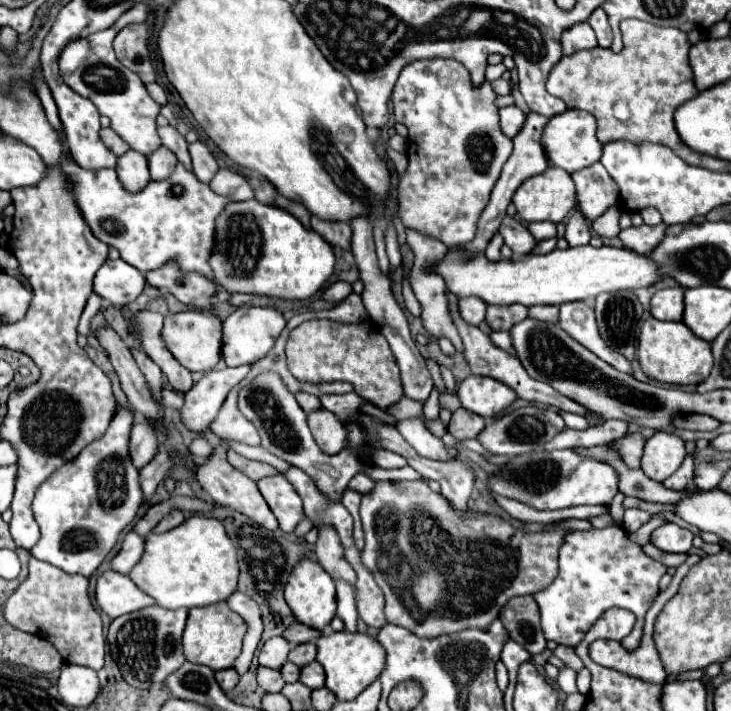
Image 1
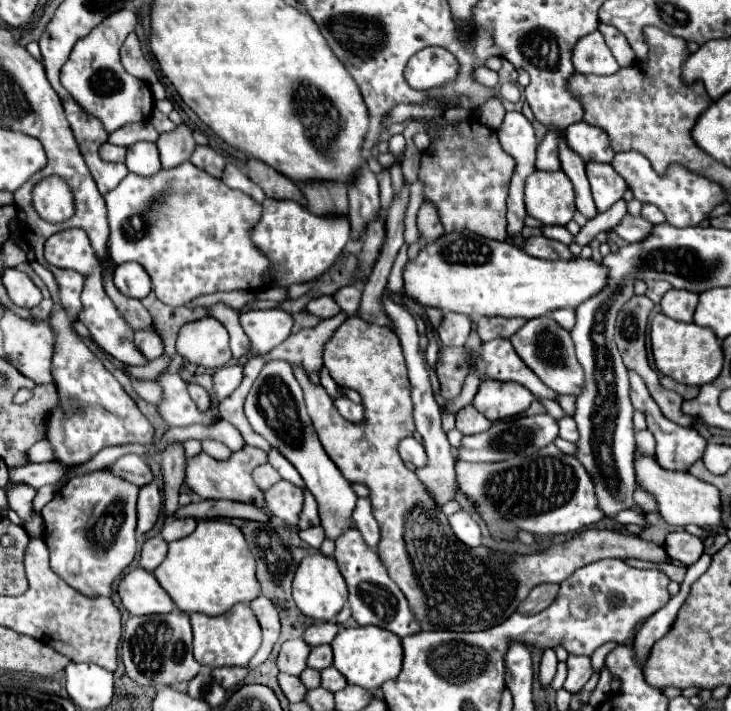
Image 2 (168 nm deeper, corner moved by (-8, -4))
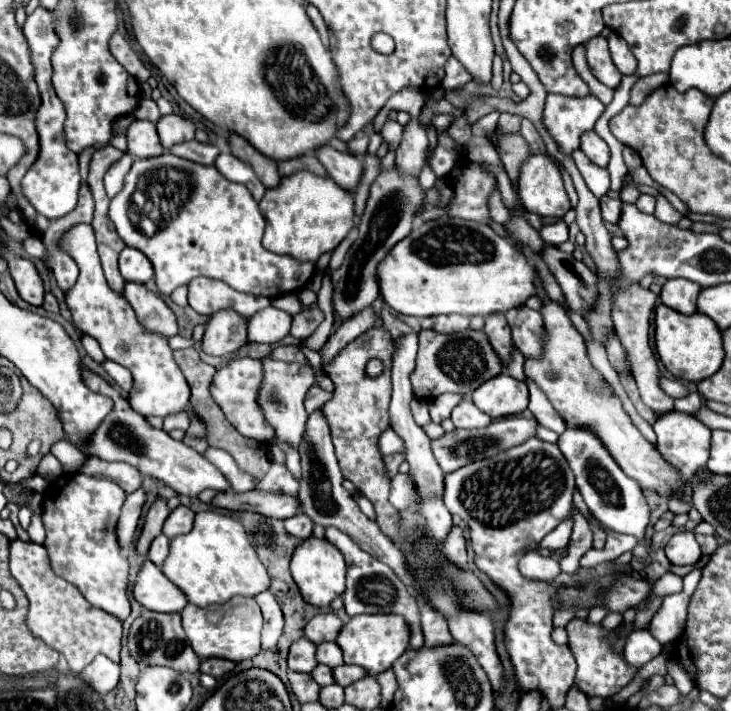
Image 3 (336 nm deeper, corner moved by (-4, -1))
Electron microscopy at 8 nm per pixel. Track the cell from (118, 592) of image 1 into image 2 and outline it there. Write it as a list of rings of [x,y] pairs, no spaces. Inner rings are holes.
[[[134,569],[120,579],[118,597],[130,615],[170,613],[174,609],[168,593],[158,585],[154,575],[144,569]]]

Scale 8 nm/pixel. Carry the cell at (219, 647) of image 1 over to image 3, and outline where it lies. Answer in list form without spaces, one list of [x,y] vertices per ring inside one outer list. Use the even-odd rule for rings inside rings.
[[[234,596],[222,606],[208,606],[208,608],[188,604],[180,614],[182,614],[182,626],[186,630],[186,636],[200,658],[216,656],[216,658],[240,662],[260,652],[260,628],[264,620],[254,598]]]

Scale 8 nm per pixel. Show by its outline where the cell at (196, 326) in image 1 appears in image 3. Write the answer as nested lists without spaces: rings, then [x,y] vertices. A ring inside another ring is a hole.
[[[218,310],[210,316],[202,338],[202,350],[212,356],[226,356],[246,346],[246,318],[234,310]]]

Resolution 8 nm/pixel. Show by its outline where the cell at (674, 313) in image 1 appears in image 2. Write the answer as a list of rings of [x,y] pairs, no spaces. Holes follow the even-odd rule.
[[[670,289],[664,297],[662,297],[662,313],[670,319],[676,321],[692,321],[692,315],[696,311],[698,305],[698,295],[690,293],[690,291],[680,291],[680,289]]]

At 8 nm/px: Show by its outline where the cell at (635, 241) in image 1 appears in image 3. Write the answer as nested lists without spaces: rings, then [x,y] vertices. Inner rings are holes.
[[[602,196],[600,198],[600,208],[602,208],[602,218],[606,222],[616,224],[620,218],[620,200],[610,198],[610,196]]]

